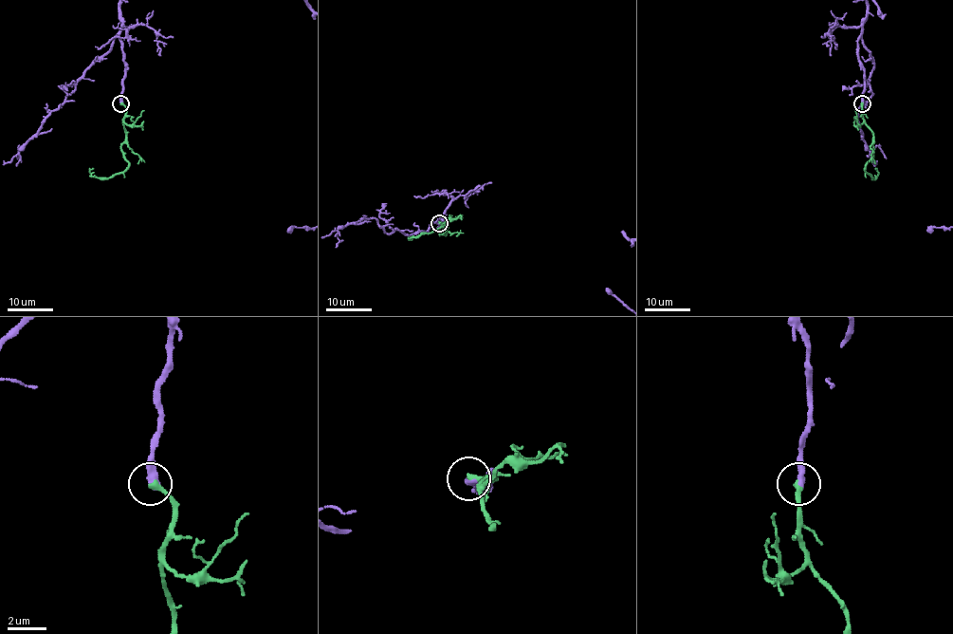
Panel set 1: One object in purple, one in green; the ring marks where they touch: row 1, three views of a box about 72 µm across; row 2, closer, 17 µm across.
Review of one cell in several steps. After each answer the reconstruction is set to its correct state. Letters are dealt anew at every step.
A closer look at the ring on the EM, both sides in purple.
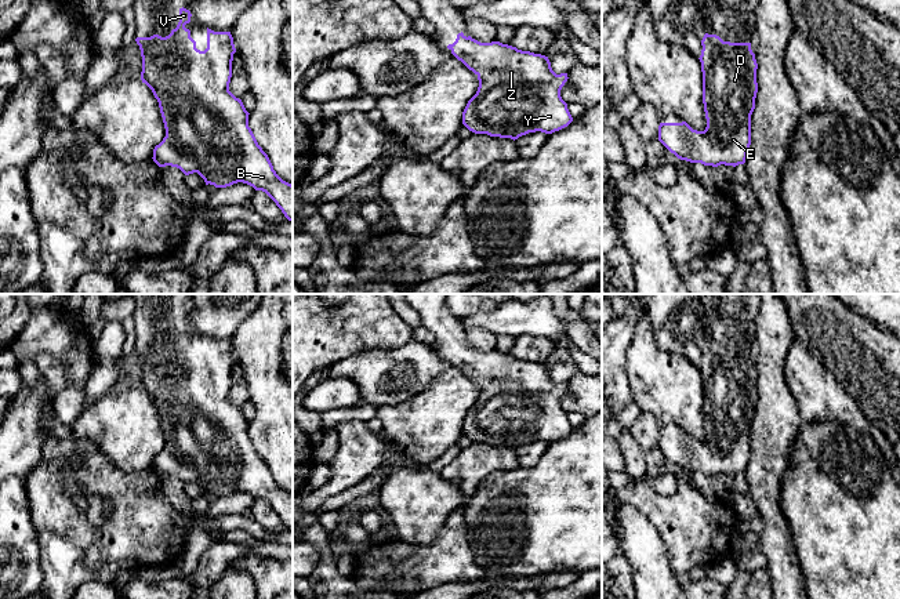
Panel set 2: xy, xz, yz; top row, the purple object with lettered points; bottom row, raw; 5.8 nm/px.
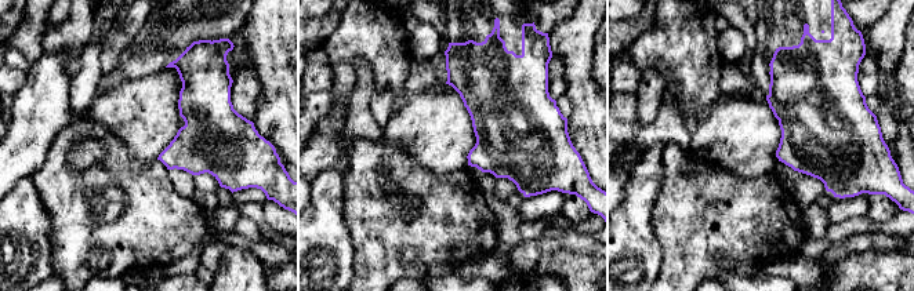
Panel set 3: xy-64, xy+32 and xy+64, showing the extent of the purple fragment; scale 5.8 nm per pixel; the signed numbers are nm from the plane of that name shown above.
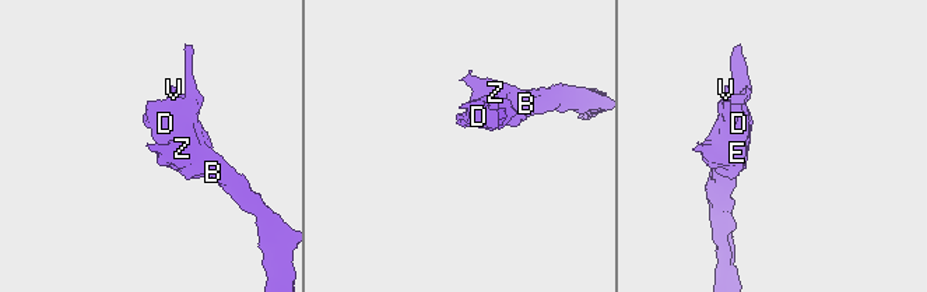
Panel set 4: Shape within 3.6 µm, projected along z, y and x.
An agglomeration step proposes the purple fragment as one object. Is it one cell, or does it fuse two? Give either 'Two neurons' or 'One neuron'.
One neuron

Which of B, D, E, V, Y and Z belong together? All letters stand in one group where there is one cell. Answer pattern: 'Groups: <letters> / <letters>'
Groups: B D E V Y Z

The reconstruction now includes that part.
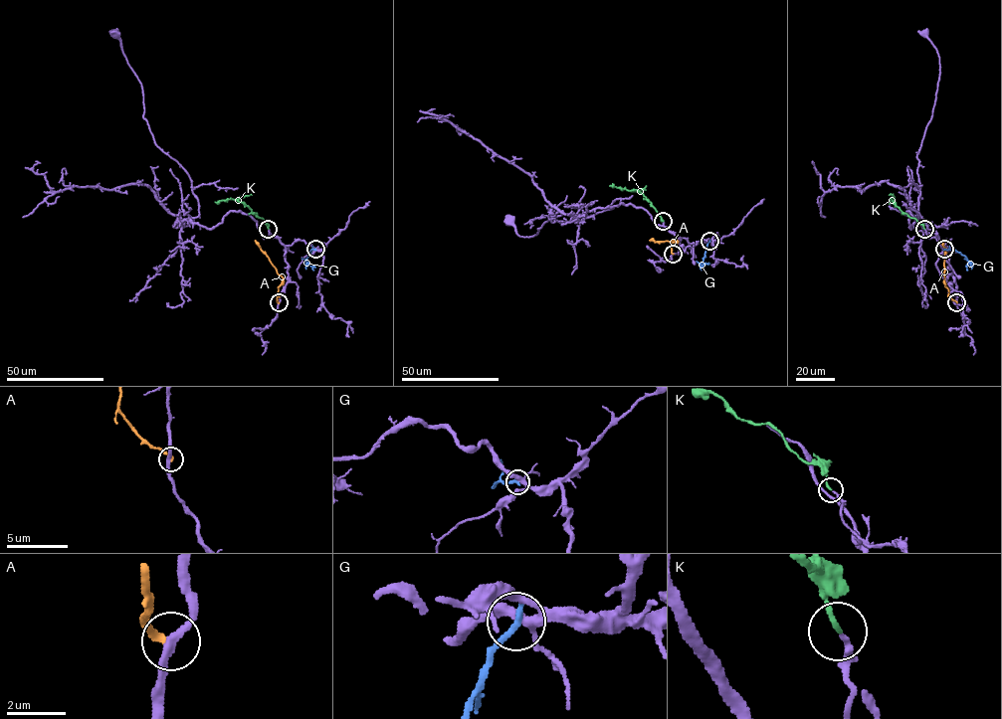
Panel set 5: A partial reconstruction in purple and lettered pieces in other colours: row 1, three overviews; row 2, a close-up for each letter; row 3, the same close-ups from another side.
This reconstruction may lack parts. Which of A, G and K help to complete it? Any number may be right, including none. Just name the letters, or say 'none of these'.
K

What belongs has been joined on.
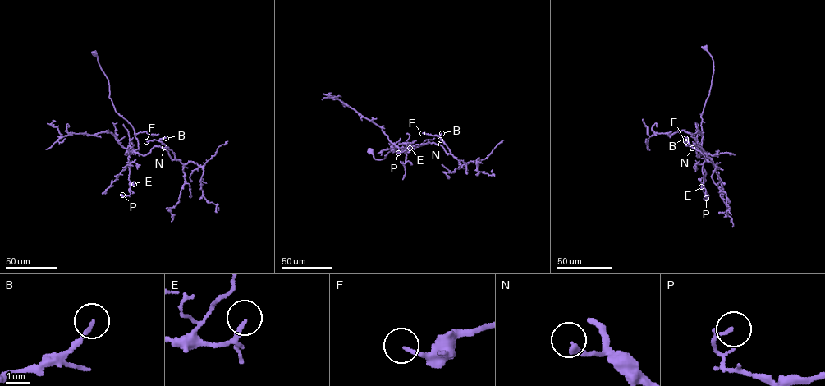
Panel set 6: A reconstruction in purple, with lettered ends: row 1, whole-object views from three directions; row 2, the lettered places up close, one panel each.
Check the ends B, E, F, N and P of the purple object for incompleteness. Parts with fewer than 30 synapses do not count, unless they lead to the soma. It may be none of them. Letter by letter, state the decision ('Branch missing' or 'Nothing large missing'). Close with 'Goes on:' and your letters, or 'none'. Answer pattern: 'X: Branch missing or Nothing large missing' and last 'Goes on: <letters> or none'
B: Nothing large missing
E: Nothing large missing
F: Nothing large missing
N: Nothing large missing
P: Nothing large missing
Goes on: none

